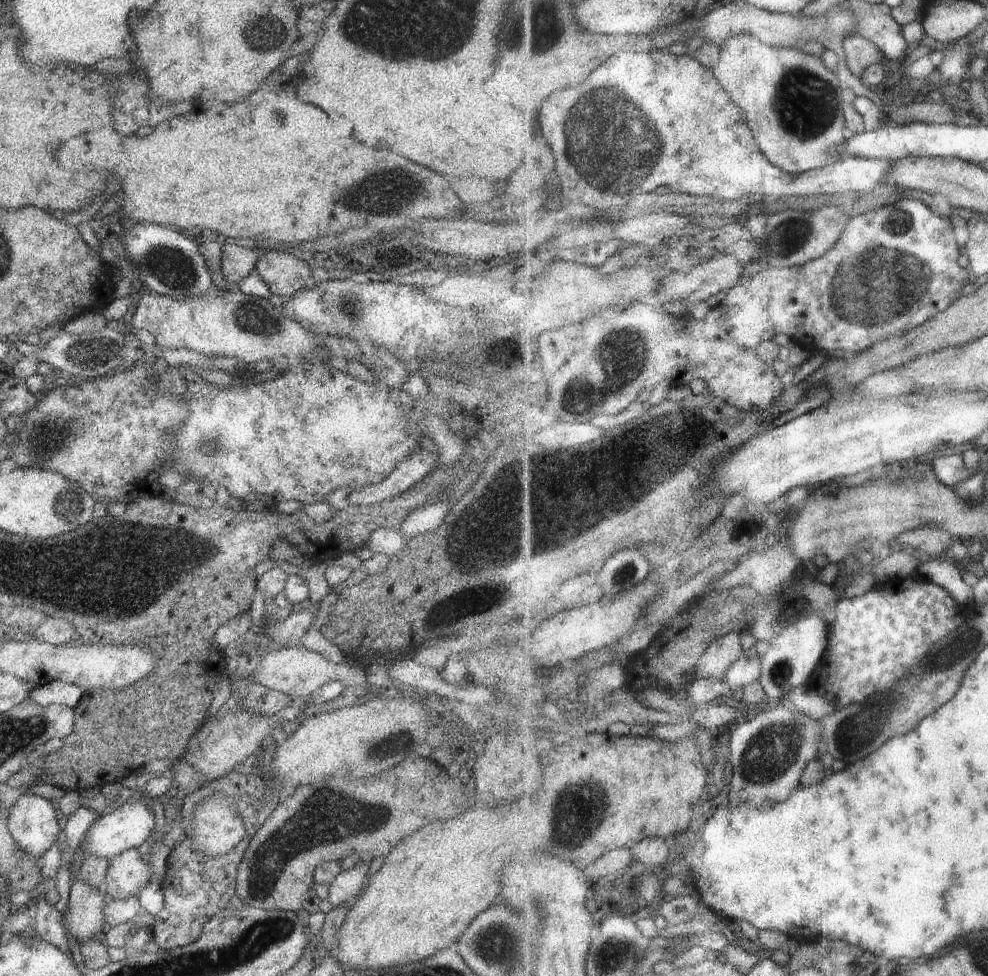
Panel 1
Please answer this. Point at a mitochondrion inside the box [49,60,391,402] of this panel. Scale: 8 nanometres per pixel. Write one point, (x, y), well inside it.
(171, 267)

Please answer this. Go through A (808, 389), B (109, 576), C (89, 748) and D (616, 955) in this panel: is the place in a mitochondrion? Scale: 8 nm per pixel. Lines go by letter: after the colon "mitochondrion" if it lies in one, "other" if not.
A: other
B: other
C: other
D: mitochondrion

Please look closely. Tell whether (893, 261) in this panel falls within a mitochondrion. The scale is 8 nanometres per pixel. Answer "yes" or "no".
yes

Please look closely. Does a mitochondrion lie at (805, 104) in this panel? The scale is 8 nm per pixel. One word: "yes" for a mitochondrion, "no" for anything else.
yes

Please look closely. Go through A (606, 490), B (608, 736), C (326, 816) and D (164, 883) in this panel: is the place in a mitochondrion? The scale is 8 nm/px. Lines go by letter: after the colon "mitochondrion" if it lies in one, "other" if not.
A: mitochondrion
B: other
C: mitochondrion
D: other

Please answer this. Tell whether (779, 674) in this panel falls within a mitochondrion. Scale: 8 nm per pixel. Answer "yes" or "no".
yes

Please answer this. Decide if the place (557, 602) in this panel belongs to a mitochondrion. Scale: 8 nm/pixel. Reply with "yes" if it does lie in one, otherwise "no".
no

